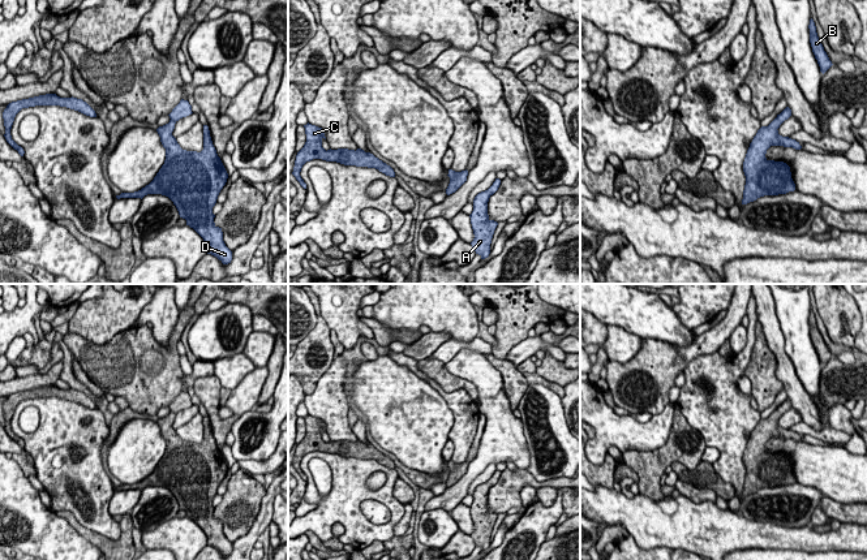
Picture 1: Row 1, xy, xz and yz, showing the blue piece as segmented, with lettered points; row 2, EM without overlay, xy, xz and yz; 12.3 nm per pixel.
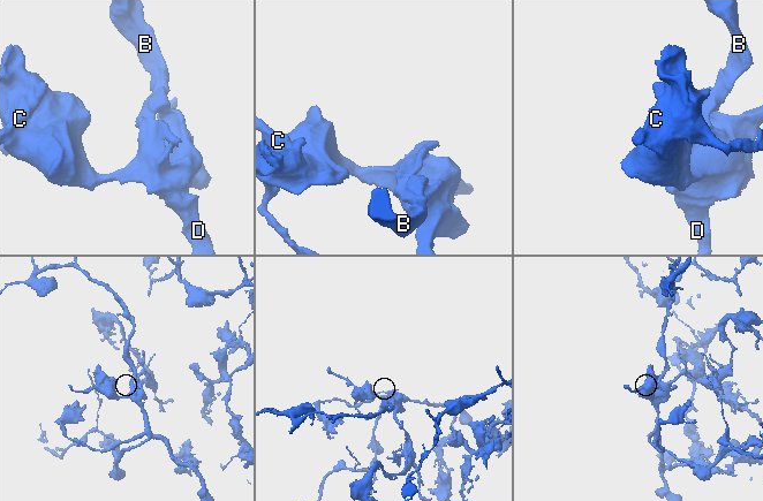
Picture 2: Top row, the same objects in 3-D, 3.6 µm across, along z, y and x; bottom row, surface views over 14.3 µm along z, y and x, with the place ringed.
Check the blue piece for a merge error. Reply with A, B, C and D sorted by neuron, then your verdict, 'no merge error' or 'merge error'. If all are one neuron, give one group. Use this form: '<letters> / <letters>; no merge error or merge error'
A B C D; no merge error

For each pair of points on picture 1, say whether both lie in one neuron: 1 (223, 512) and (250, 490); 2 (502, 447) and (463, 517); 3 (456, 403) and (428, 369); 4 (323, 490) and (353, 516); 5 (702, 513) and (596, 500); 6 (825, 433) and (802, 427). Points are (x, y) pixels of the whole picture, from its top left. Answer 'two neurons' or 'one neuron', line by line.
1: one neuron
2: two neurons
3: two neurons
4: two neurons
5: one neuron
6: one neuron

